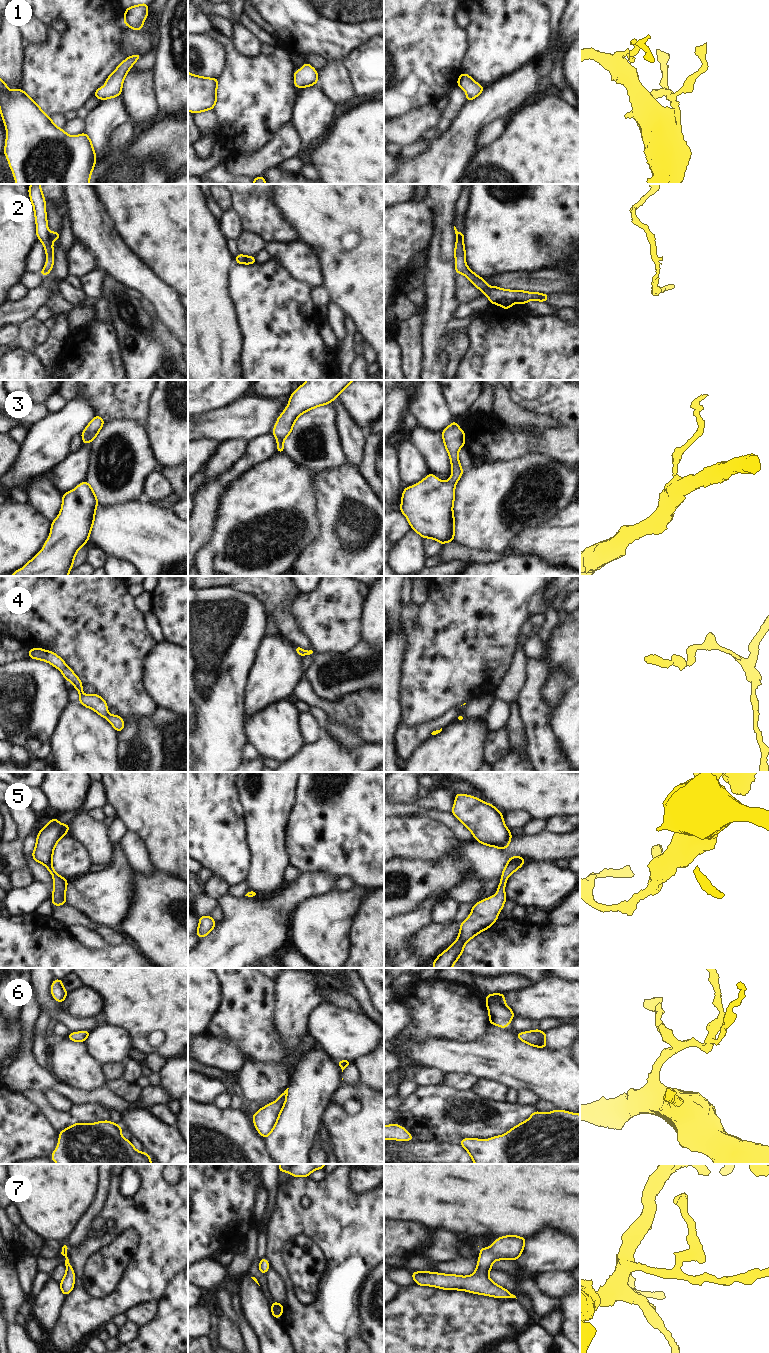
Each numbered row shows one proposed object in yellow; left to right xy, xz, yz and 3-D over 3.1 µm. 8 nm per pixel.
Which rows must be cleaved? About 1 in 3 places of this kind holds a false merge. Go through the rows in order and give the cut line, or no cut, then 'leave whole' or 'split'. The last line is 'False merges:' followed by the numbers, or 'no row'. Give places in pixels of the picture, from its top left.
1: no cut | leave whole
2: no cut | leave whole
3: no cut | leave whole
4: no cut | leave whole
5: no cut | leave whole
6: no cut | leave whole
7: no cut | leave whole
False merges: no row

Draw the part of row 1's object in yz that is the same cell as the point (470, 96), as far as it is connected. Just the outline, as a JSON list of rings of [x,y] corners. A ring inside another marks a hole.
[[[461,73],[457,85],[466,92],[466,100],[471,101],[480,95],[484,89],[481,84],[477,84],[468,74]]]

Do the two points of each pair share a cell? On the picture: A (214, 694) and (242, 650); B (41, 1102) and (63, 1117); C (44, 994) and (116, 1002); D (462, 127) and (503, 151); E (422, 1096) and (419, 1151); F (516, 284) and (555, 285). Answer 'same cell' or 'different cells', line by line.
A: same cell
B: same cell
C: different cells
D: different cells
E: different cells
F: same cell

